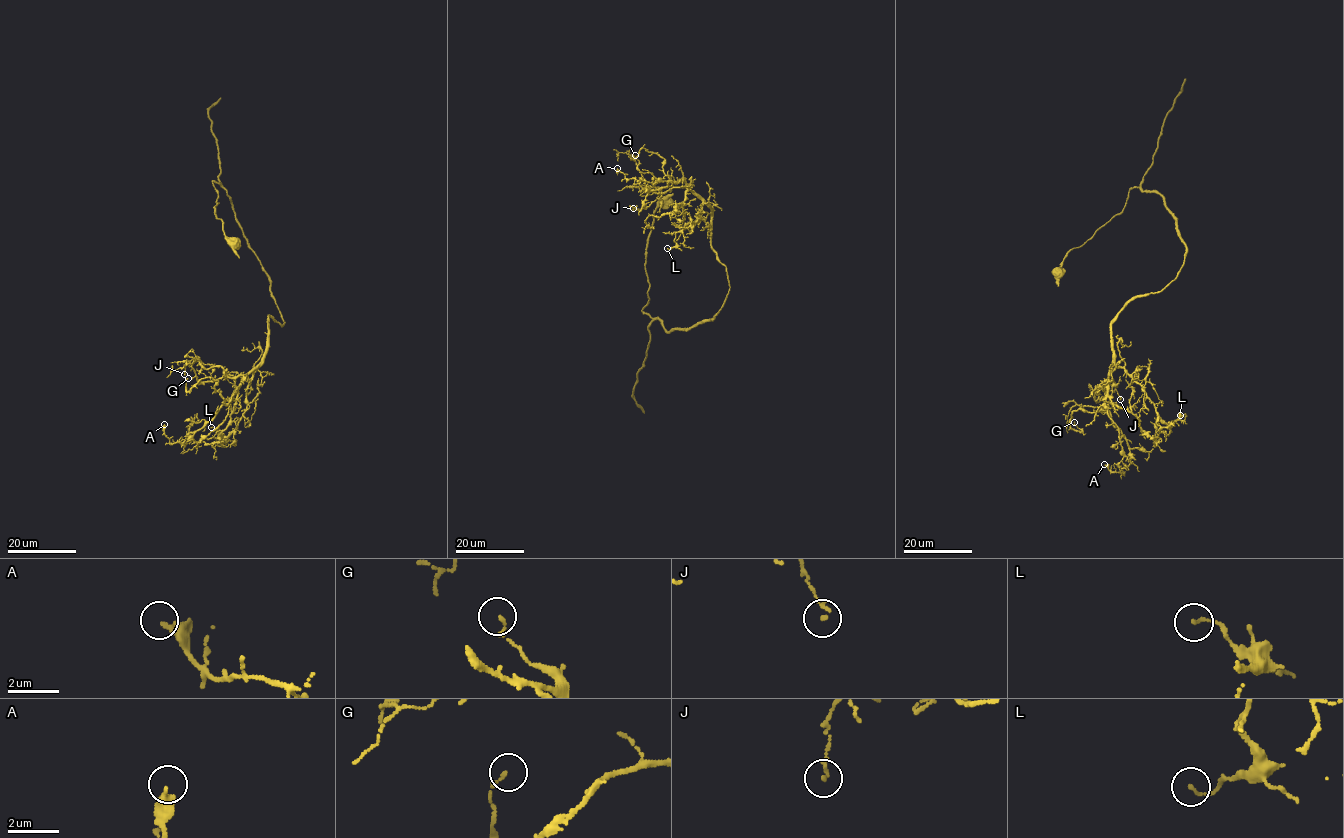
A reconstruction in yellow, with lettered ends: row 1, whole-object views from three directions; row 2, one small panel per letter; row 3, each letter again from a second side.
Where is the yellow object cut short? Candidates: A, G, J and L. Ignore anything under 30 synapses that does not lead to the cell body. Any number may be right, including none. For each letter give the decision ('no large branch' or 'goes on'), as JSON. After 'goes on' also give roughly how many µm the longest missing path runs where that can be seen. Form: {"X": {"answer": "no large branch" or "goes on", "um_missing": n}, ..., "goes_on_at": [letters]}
{"A": {"answer": "no large branch"}, "G": {"answer": "no large branch"}, "J": {"answer": "no large branch"}, "L": {"answer": "no large branch"}, "goes_on_at": []}

